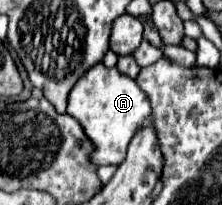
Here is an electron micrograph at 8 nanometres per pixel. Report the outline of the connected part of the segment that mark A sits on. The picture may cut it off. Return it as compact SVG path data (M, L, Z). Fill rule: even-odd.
M97 63L89 67L83 75L81 81L75 83L75 87L69 93L69 103L67 103L67 113L77 117L81 121L85 133L95 145L93 163L95 165L119 165L125 159L127 145L135 131L139 129L141 121L151 113L149 99L145 93L137 87L135 79L123 75L117 71L117 67L105 67L103 63Z

